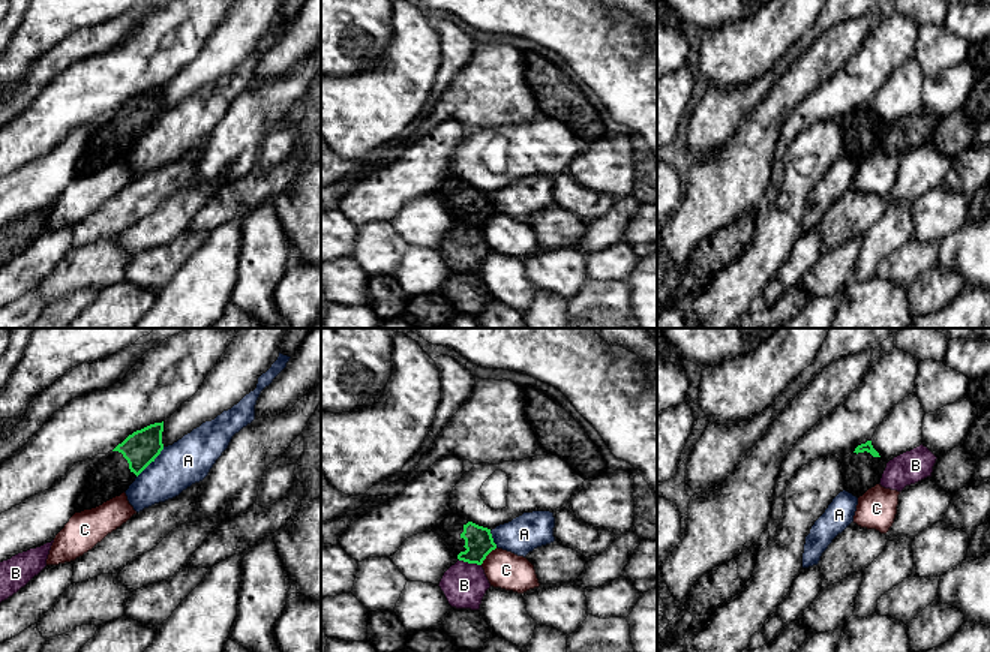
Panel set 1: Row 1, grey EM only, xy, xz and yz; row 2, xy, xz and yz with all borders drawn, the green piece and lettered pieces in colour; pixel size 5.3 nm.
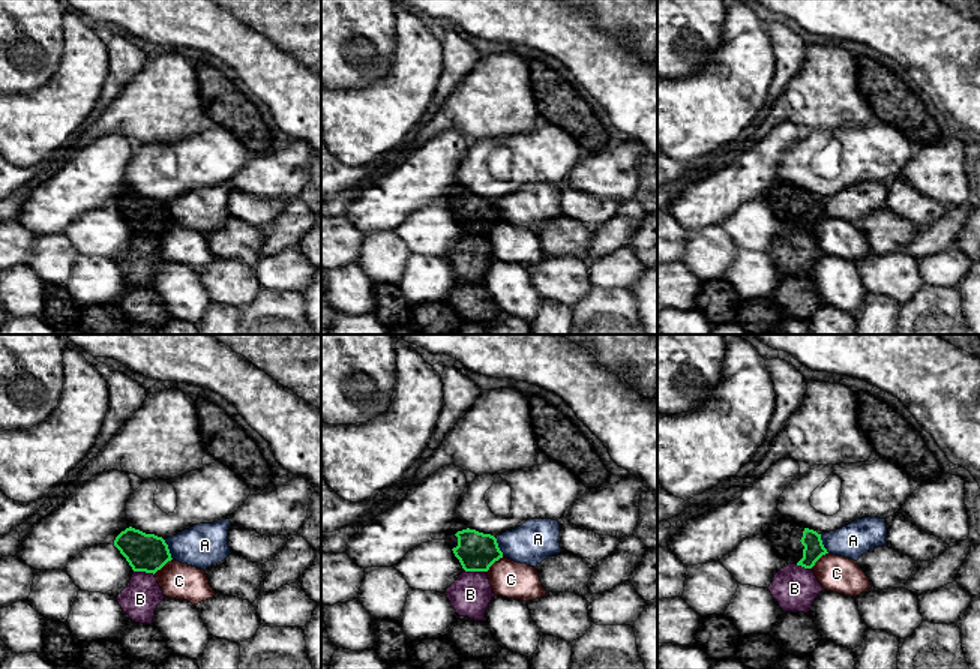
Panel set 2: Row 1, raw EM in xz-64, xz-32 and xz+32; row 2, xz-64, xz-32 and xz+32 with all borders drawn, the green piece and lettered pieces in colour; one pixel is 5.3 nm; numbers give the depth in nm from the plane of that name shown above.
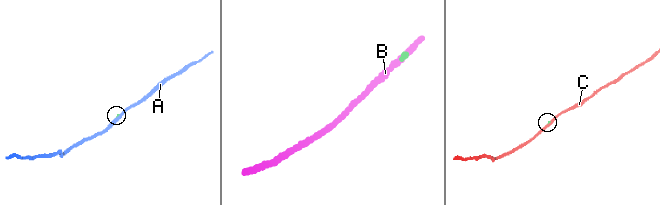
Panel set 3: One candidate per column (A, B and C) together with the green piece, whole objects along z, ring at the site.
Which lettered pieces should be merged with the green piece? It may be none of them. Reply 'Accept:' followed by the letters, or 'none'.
Accept: none

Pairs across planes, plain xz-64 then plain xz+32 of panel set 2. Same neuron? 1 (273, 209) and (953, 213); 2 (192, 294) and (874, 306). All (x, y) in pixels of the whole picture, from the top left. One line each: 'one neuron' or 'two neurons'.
1: two neurons
2: two neurons

